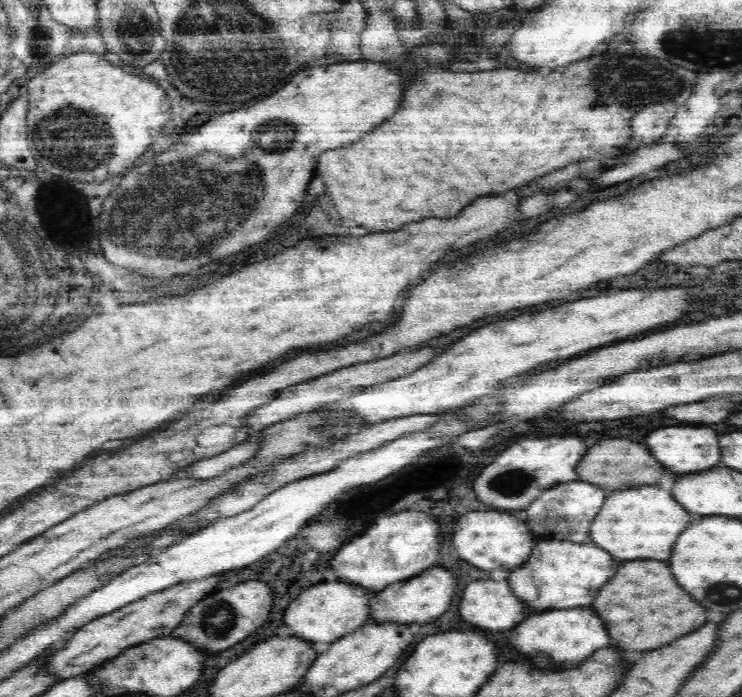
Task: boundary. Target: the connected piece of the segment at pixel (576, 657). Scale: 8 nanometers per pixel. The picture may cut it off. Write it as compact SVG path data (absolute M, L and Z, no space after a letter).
M578 608L552 610L538 616L530 616L518 628L512 630L510 642L518 652L526 654L540 668L572 668L592 656L594 650L610 646L610 636L596 612L592 612L590 608Z

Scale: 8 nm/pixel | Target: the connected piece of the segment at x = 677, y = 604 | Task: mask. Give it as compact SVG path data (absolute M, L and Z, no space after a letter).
M658 560L622 564L616 576L596 596L594 610L606 622L610 636L616 640L616 646L622 650L656 650L706 624L706 610L694 598L688 598L682 586L678 586L678 582L672 578L670 564L658 562Z

